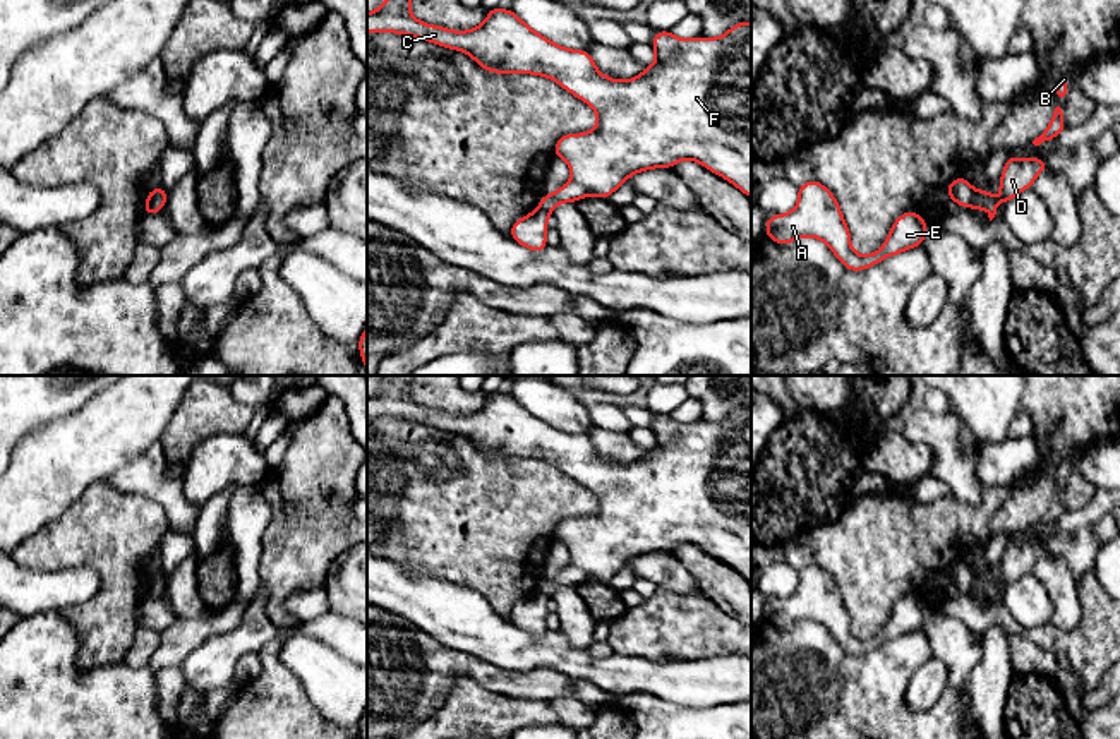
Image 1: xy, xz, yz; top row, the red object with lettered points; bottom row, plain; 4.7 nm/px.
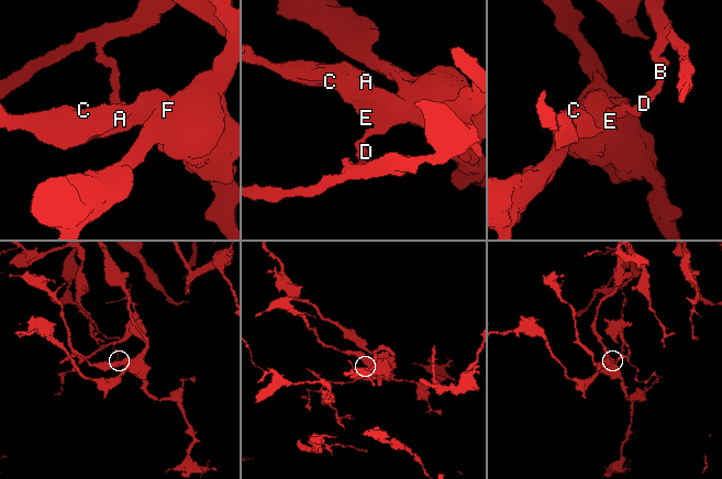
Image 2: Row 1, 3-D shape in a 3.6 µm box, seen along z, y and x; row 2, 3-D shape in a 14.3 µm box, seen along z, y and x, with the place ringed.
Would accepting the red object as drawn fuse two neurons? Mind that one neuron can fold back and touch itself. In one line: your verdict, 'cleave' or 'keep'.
cleave

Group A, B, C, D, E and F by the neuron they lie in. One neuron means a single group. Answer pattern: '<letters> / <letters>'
A C E F / B D

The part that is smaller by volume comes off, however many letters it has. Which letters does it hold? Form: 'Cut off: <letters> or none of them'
Cut off: B, D

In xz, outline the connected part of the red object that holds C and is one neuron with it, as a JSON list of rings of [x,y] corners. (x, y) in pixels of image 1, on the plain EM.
[[[394,376],[381,391],[367,398],[367,417],[398,417],[458,434],[482,453],[496,458],[533,458],[556,465],[568,477],[597,496],[597,511],[583,518],[566,518],[556,525],[554,540],[571,552],[571,564],[554,578],[544,578],[539,593],[552,598],[561,586],[578,586],[587,580],[609,583],[631,559],[650,552],[672,552],[681,544],[698,545],[724,561],[751,583],[751,406],[743,405],[720,422],[679,424],[671,415],[655,415],[650,429],[657,442],[640,460],[616,465],[599,456],[588,434],[563,432],[535,417],[513,394],[503,391],[487,396],[485,405],[470,415],[451,415],[425,408],[410,398],[412,376]]]

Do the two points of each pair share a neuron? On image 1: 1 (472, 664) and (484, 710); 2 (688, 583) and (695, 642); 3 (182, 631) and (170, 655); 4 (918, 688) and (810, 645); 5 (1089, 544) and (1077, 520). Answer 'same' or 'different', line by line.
1: different
2: different
3: same
4: different
5: different

